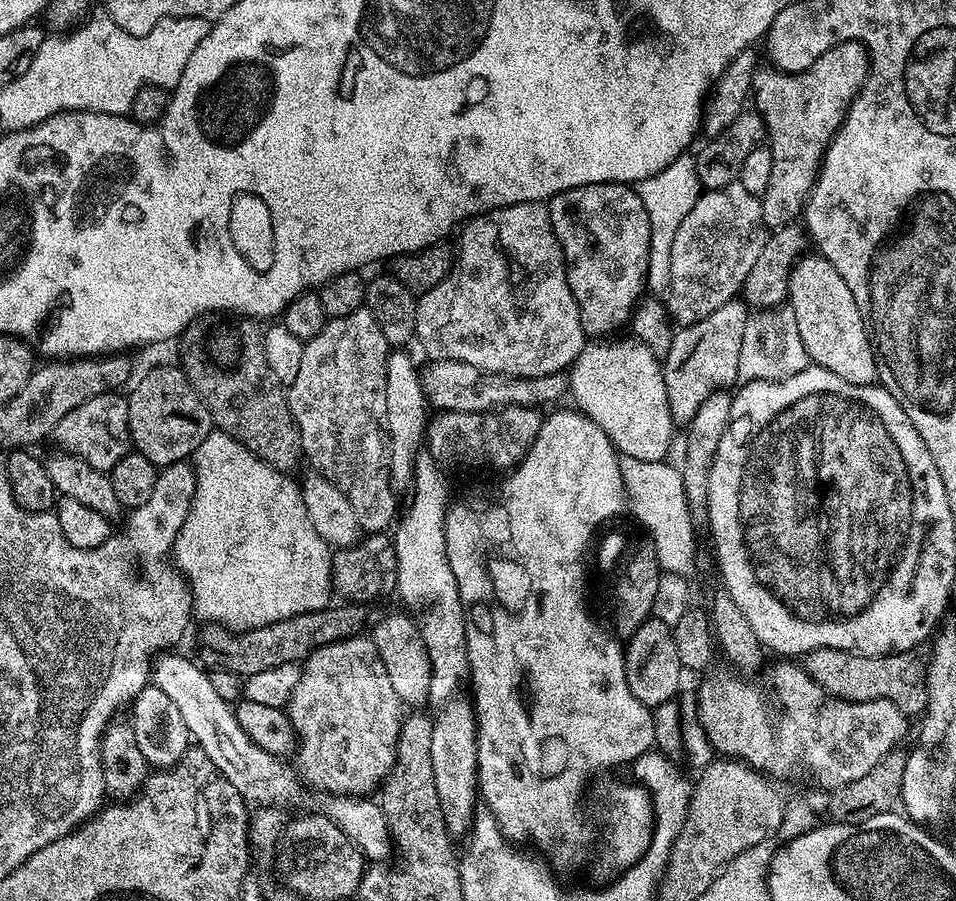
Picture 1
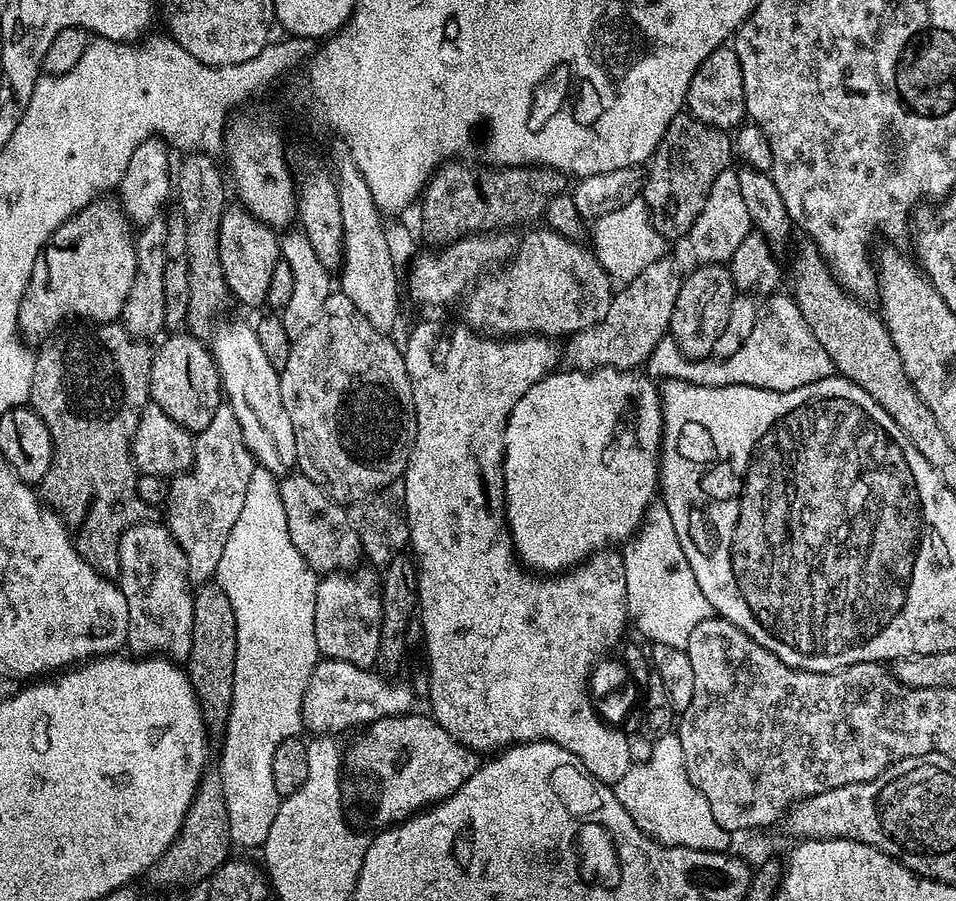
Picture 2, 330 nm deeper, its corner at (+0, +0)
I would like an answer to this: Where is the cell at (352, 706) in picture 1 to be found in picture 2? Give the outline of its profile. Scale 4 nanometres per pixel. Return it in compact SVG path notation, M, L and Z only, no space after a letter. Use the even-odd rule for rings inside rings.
M357 566L319 577L314 602L314 630L321 657L345 660L359 668L372 668L379 661L382 634L380 581L377 569L372 566Z

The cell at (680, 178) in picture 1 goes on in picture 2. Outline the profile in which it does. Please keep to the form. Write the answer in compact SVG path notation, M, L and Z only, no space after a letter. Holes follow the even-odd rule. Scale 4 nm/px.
M642 198L626 202L626 206L618 206L618 210L610 210L610 214L599 216L591 228L591 251L613 281L627 282L638 278L646 266L654 266L654 262L665 259L666 241L662 234L658 234L658 230L654 230L652 215Z

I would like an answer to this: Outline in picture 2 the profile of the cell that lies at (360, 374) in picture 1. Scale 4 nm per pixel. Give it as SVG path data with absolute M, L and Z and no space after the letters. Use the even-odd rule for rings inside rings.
M339 290L333 291L326 298L325 306L309 329L306 329L300 337L294 340L288 359L288 367L279 369L280 389L282 390L282 406L286 406L286 414L290 414L290 423L294 426L294 438L296 439L296 463L299 475L310 478L318 487L337 504L345 506L353 500L360 500L364 496L371 496L373 492L383 492L391 489L391 484L401 479L408 465L410 450L414 446L416 437L416 407L414 406L414 394L410 390L410 378L406 374L406 362L401 345L392 341L391 335L378 331L366 319L366 314L346 298L346 294Z

